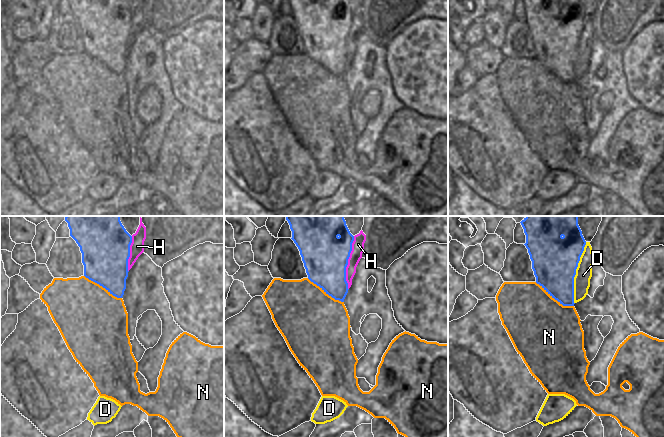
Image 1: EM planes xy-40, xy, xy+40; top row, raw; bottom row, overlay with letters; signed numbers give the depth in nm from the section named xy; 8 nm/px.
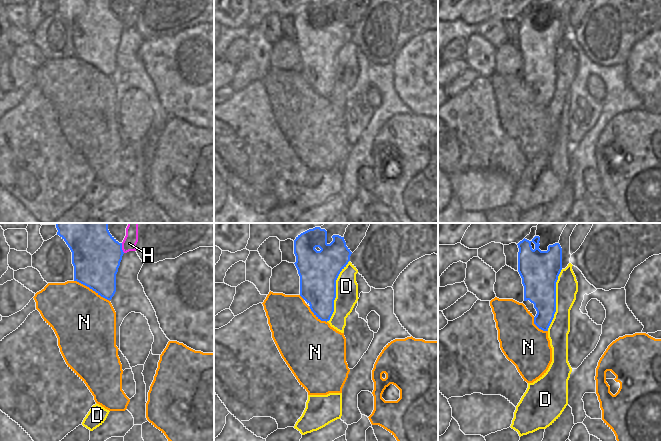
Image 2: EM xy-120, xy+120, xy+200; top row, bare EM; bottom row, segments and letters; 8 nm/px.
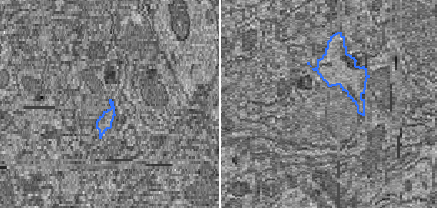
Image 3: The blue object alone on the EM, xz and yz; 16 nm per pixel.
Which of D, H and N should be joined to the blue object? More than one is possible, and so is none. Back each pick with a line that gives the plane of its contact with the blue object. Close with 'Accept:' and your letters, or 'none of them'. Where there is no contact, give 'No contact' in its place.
Accept: none of them.

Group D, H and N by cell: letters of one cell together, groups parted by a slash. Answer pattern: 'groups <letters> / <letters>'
groups D H / N

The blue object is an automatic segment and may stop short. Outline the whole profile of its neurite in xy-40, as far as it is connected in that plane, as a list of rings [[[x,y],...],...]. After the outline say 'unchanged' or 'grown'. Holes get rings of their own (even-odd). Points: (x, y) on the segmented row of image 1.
[[[66,216],[70,236],[82,253],[84,276],[105,288],[110,294],[122,298],[128,277],[128,259],[132,236],[120,221],[120,216]]]; unchanged

